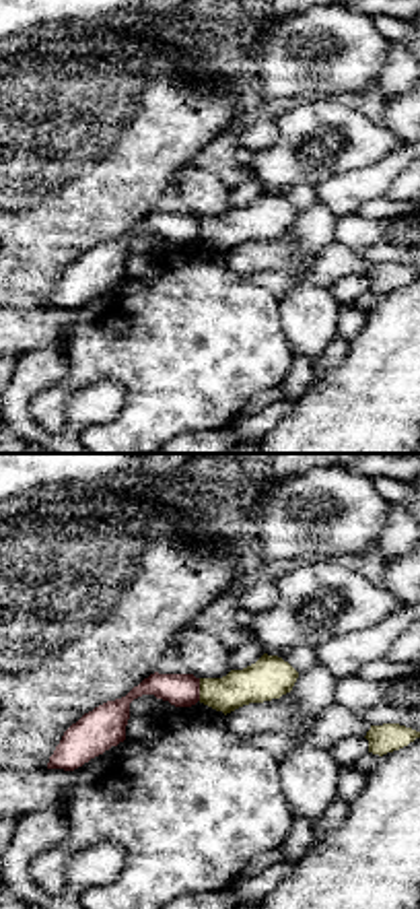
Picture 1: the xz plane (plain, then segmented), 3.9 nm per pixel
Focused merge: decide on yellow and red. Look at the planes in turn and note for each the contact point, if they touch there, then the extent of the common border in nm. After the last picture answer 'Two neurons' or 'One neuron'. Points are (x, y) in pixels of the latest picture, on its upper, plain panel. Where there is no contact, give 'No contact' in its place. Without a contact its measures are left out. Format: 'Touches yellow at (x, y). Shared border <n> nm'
Touches yellow at (200, 227). Shared border 90 nm

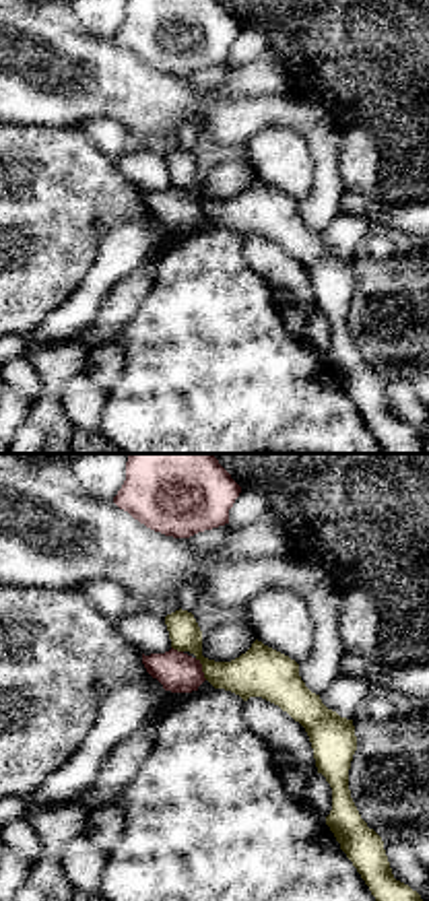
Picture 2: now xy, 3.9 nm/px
Touches yellow at (203, 207). Shared border 100 nm

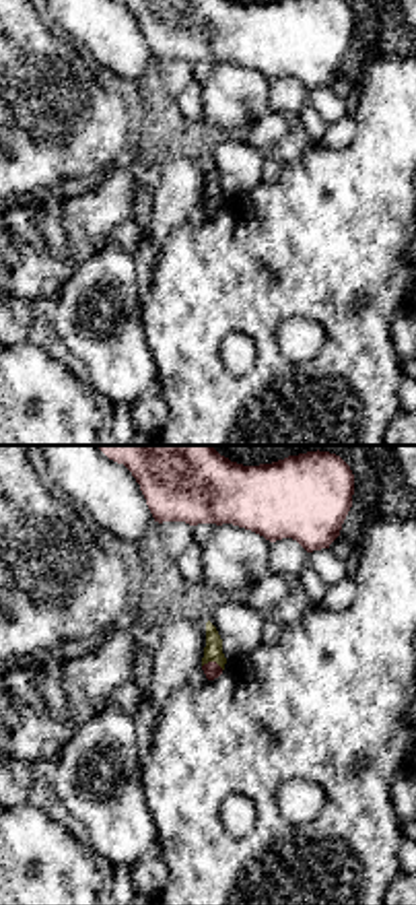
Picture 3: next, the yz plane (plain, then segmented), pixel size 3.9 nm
Touches yellow at (213, 198). Shared border 90 nm

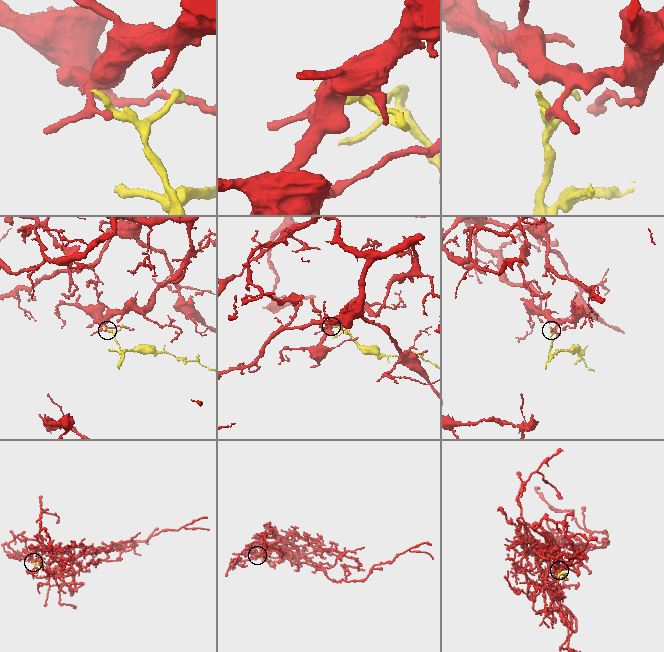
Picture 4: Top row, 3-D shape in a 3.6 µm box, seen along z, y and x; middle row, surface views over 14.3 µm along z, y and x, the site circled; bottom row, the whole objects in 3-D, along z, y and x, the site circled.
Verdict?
Two neurons

